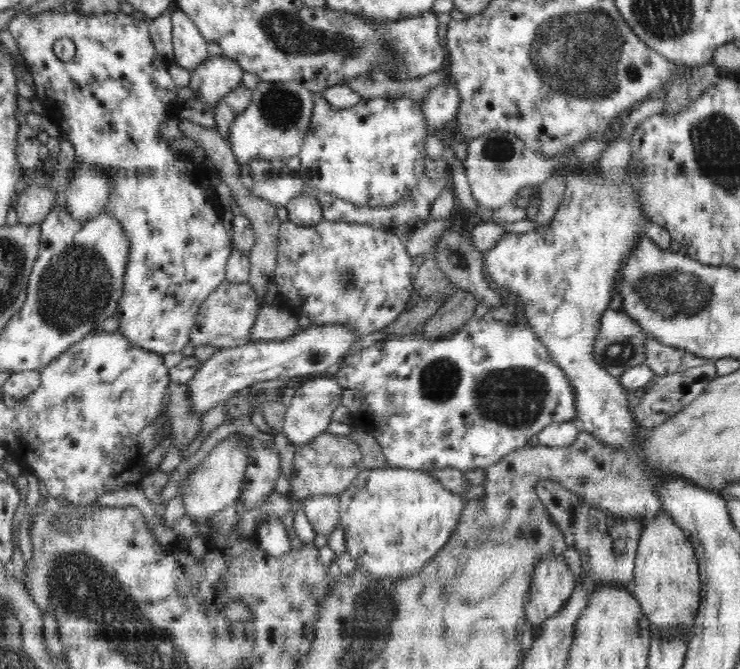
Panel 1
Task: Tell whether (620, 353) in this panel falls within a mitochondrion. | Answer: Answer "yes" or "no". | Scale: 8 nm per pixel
yes

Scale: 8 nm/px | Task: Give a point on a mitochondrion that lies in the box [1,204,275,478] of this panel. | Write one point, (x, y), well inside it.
(77, 284)

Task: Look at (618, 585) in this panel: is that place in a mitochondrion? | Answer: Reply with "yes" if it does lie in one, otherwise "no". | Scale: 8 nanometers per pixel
no

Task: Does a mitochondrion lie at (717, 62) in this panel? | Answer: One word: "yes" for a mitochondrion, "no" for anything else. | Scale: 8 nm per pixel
no

